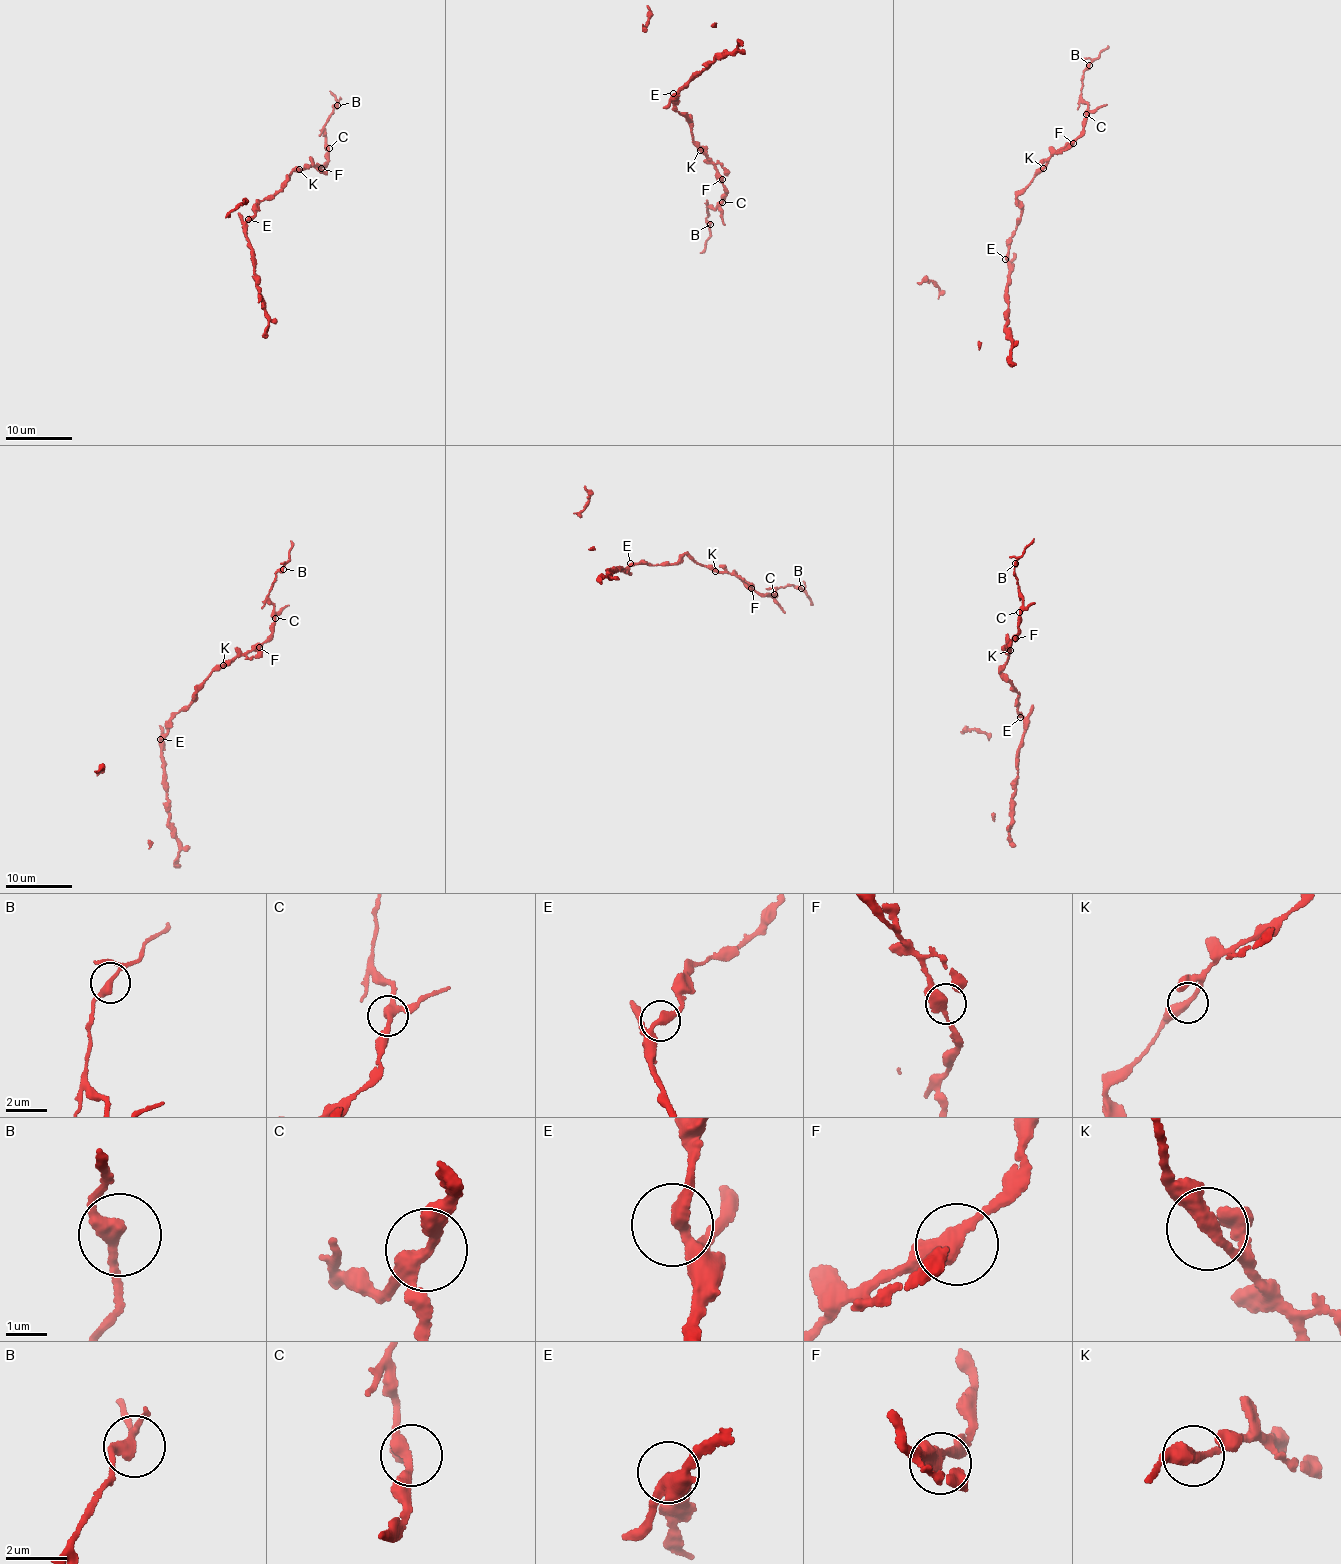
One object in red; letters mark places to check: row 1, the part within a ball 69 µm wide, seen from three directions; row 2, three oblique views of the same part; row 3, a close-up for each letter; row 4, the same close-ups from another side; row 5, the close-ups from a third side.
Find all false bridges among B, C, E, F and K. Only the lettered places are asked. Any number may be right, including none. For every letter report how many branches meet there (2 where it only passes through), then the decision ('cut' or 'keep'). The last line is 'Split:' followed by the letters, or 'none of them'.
B: 3 | keep
C: 3 | keep
E: 3 | keep
F: 3 | keep
K: 2 | keep
Split: none of them

